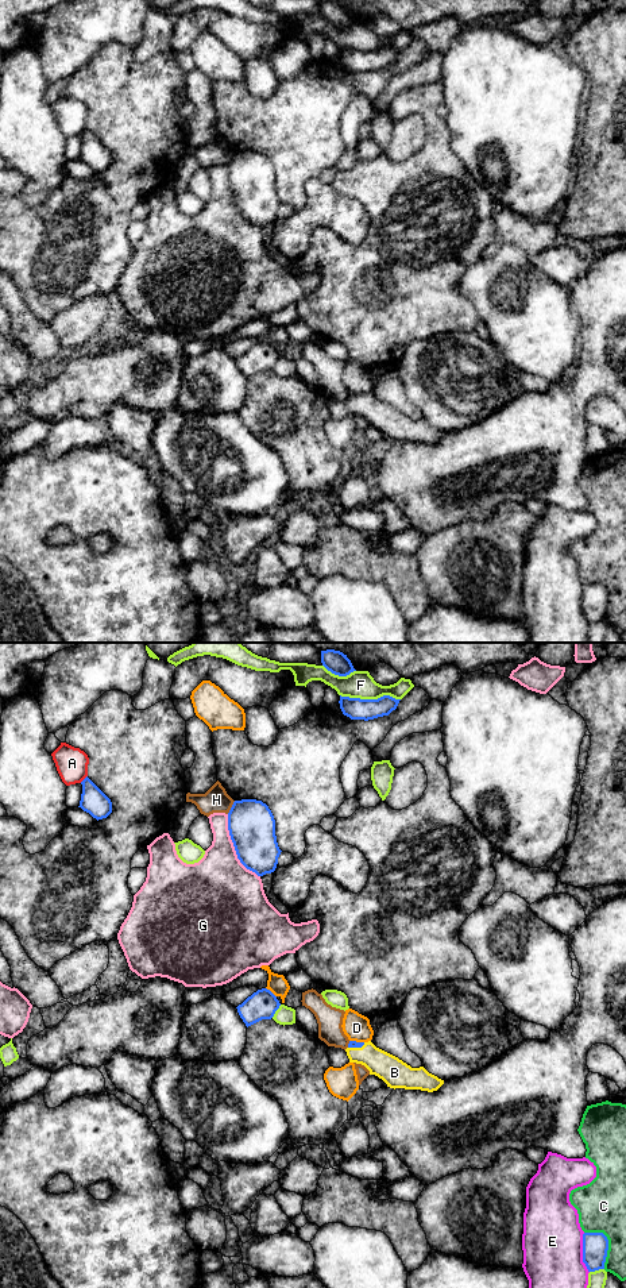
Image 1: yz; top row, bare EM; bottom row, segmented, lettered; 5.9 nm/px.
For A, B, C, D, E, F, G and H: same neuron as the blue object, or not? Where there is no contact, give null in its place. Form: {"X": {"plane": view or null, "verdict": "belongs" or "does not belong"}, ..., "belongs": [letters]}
{"A": {"plane": "yz", "verdict": "does not belong"}, "B": {"plane": "yz", "verdict": "belongs"}, "C": {"plane": "yz", "verdict": "does not belong"}, "D": {"plane": "yz", "verdict": "does not belong"}, "E": {"plane": "yz", "verdict": "does not belong"}, "F": {"plane": "yz", "verdict": "does not belong"}, "G": {"plane": "yz", "verdict": "does not belong"}, "H": {"plane": "yz", "verdict": "does not belong"}, "belongs": ["B"]}

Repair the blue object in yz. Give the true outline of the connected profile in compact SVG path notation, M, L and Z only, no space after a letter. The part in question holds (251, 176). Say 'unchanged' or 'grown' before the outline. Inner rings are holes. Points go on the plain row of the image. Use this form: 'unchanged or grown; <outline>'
unchanged; M256 151L235 153L228 165L228 182L237 211L258 228L275 223L281 201L275 171L266 155Z

